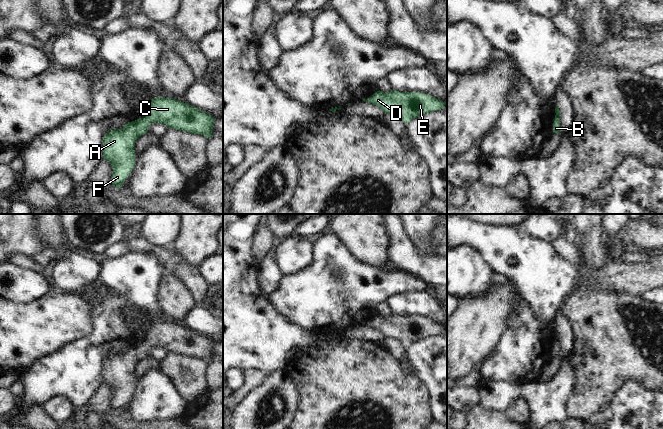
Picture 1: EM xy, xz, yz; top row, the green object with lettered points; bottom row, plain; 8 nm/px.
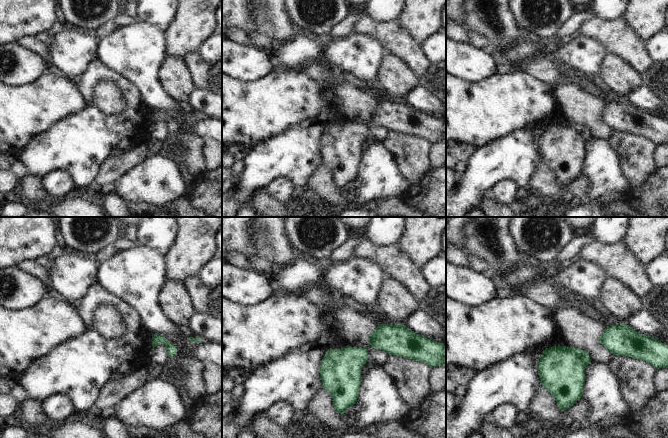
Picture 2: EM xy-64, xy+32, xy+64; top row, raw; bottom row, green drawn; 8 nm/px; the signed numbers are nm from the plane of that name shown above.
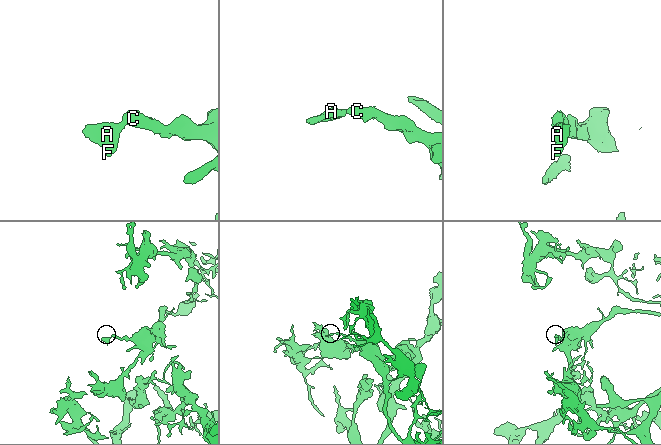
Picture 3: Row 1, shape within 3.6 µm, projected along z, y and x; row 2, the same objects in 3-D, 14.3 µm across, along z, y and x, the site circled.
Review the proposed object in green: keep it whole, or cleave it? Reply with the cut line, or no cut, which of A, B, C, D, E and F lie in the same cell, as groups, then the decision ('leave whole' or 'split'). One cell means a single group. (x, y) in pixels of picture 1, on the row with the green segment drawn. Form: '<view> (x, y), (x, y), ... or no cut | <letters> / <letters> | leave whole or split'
no cut | A B C D E F | leave whole

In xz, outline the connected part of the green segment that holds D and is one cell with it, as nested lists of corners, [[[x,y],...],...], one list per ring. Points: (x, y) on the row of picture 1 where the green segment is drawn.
[[[379,90],[369,99],[363,99],[363,101],[380,107],[385,114],[399,116],[405,124],[421,114],[429,114],[433,111],[441,110],[446,105],[446,102],[429,94],[395,90],[391,90],[388,93]]]

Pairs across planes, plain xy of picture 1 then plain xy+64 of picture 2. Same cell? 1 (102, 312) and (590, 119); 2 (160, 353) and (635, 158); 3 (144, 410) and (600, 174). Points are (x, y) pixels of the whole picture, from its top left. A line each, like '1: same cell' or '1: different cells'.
1: different cells
2: different cells
3: same cell

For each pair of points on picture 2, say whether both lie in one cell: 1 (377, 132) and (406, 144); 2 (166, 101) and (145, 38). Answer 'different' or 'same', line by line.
1: different
2: same

